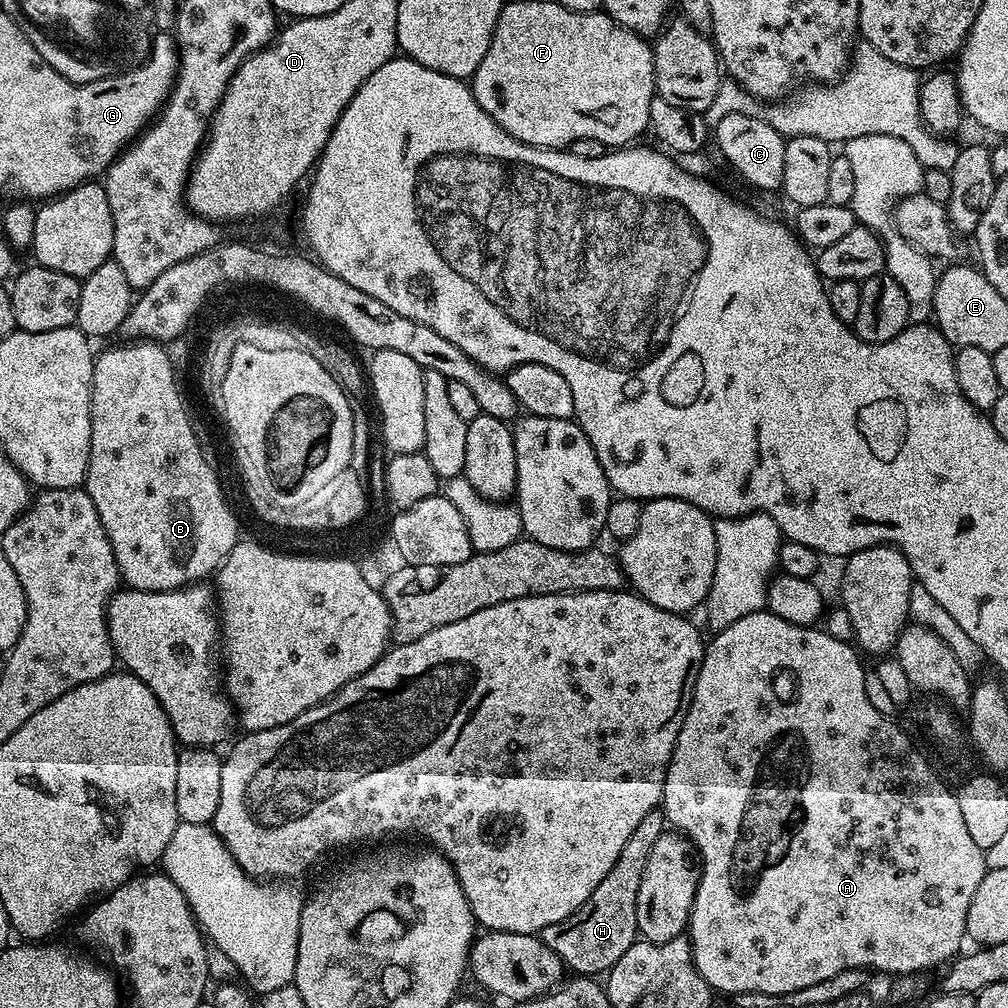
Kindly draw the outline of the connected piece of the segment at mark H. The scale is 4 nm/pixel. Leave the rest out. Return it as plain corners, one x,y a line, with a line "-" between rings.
657,810
646,814
634,834
630,834
626,846
622,846
622,854
618,854
618,862
610,866
610,874
598,882
598,887
570,918
558,922
554,926
546,926
539,933
540,940
562,958
565,969
580,978
596,978
607,974
622,954
638,940
636,930
636,907
638,906
638,886
642,886
642,874
646,870
646,861
650,859
650,850
654,850
654,842
666,830
663,811

